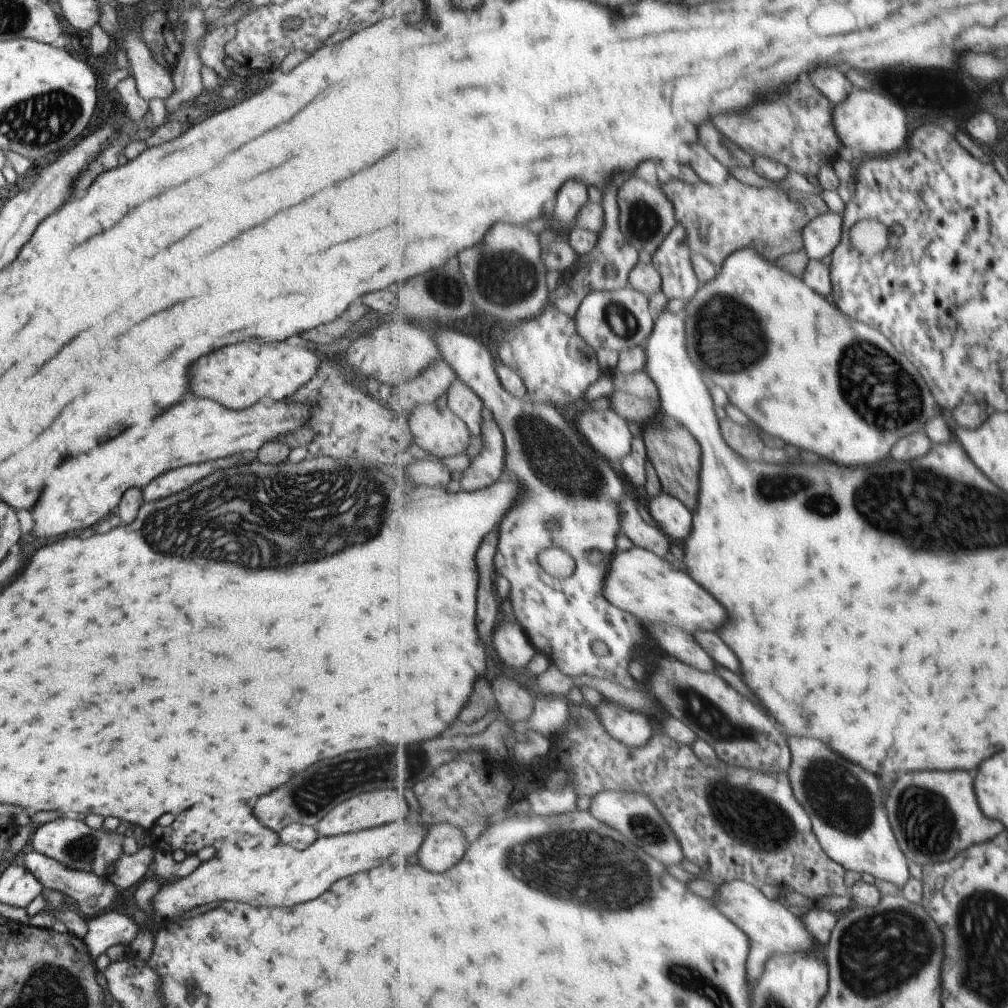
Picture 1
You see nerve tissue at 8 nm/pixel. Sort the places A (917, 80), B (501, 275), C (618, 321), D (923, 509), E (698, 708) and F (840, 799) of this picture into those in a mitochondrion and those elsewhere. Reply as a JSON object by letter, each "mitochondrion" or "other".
{"A":"other","B":"mitochondrion","C":"mitochondrion","D":"mitochondrion","E":"mitochondrion","F":"mitochondrion"}

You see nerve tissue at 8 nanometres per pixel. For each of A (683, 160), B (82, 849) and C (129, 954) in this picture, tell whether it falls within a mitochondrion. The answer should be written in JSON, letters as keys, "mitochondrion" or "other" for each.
{"A":"other","B":"mitochondrion","C":"other"}

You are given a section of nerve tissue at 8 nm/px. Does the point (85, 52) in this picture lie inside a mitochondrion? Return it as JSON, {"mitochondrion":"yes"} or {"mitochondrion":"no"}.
{"mitochondrion":"no"}

